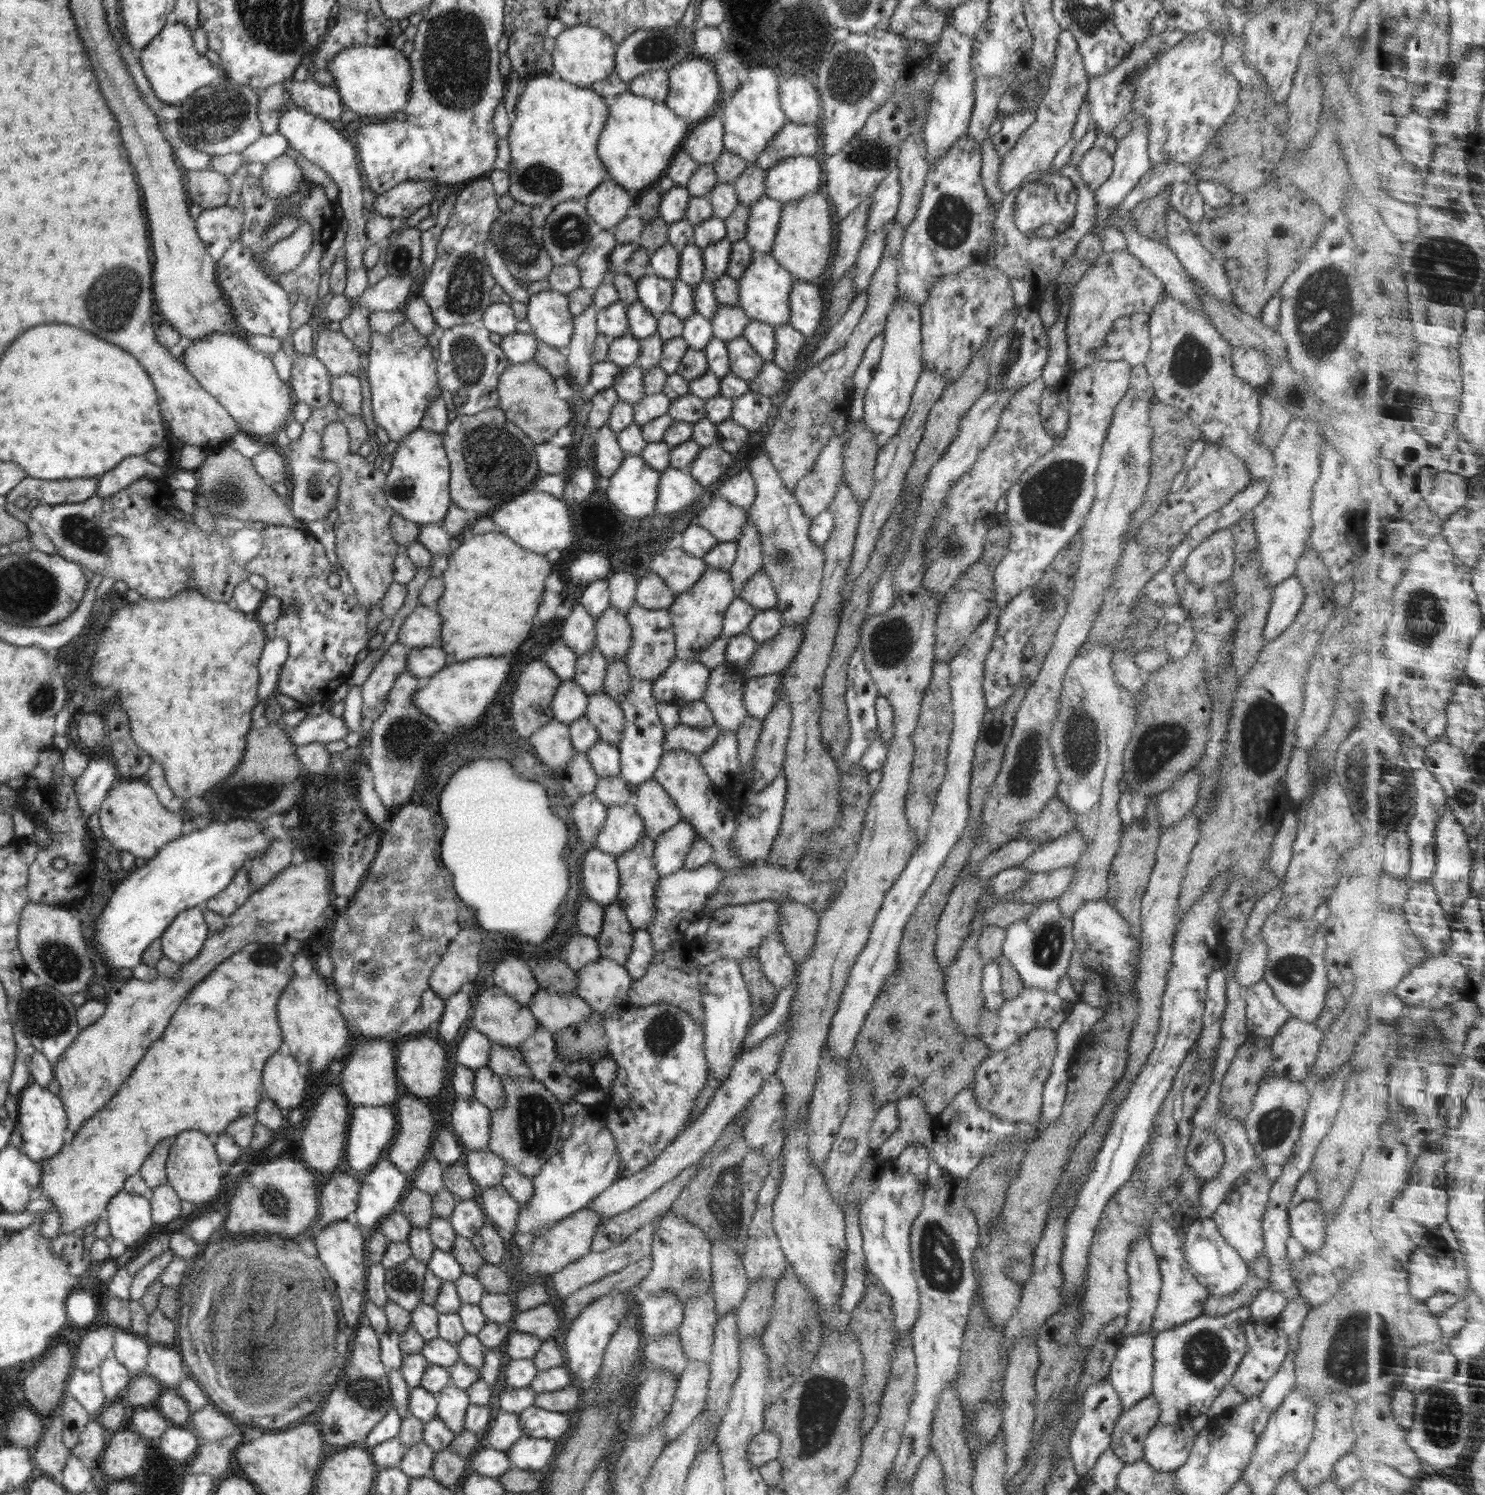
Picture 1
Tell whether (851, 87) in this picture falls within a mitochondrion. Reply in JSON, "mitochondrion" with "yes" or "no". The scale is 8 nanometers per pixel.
{"mitochondrion":"yes"}

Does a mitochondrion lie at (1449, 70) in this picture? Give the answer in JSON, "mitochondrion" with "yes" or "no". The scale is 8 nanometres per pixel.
{"mitochondrion":"no"}

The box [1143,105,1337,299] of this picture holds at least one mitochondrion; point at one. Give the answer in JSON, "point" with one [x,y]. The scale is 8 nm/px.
{"point":[1263,270]}

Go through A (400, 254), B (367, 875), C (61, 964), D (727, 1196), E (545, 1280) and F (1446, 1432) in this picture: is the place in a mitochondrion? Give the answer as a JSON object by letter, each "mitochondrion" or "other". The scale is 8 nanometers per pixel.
{"A":"mitochondrion","B":"other","C":"mitochondrion","D":"mitochondrion","E":"other","F":"mitochondrion"}

